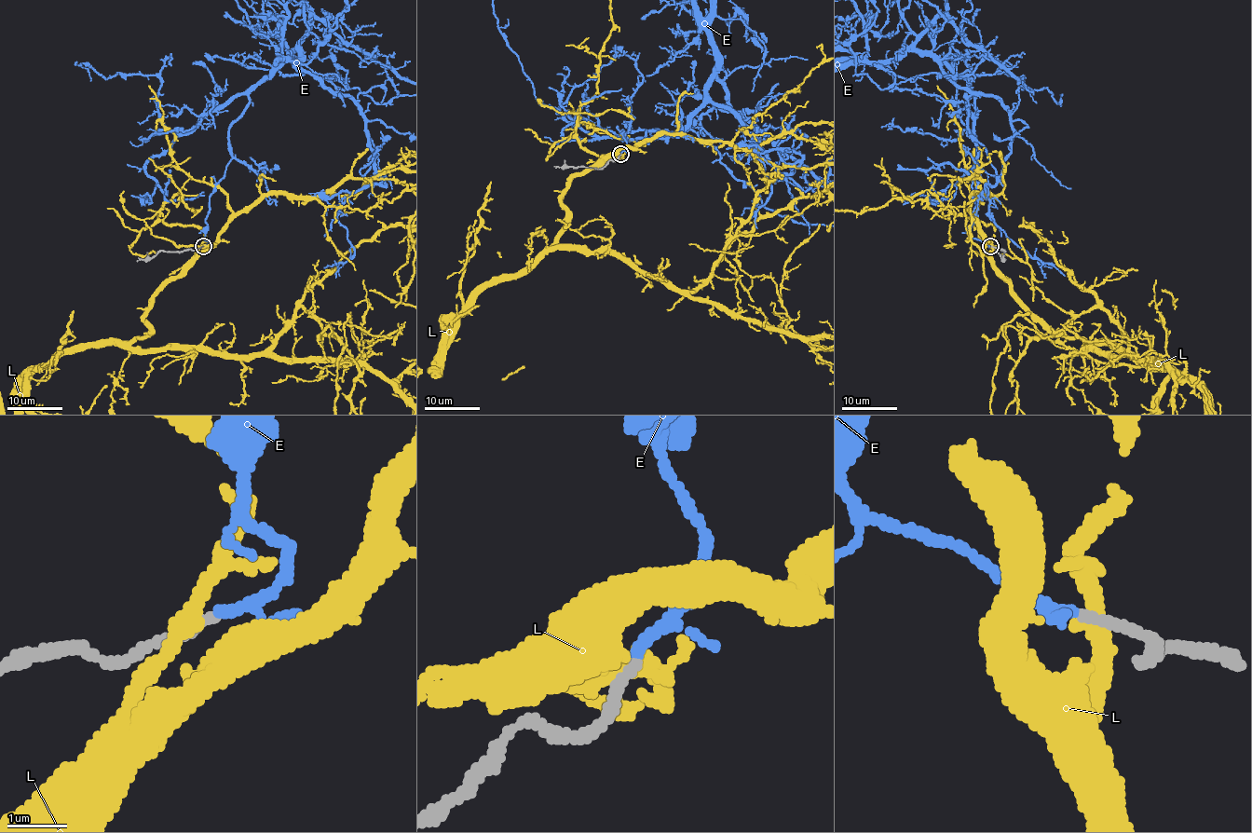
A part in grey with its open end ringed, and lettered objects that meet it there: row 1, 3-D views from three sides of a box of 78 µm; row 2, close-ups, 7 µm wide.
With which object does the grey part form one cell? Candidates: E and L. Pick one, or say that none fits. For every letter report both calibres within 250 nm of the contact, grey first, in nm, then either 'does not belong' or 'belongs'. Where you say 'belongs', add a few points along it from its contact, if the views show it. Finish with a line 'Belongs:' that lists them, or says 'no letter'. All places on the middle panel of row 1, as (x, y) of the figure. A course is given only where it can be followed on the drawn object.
E: 170/140 nm | belongs
L: 200/280 nm | does not belong
Belongs: E

